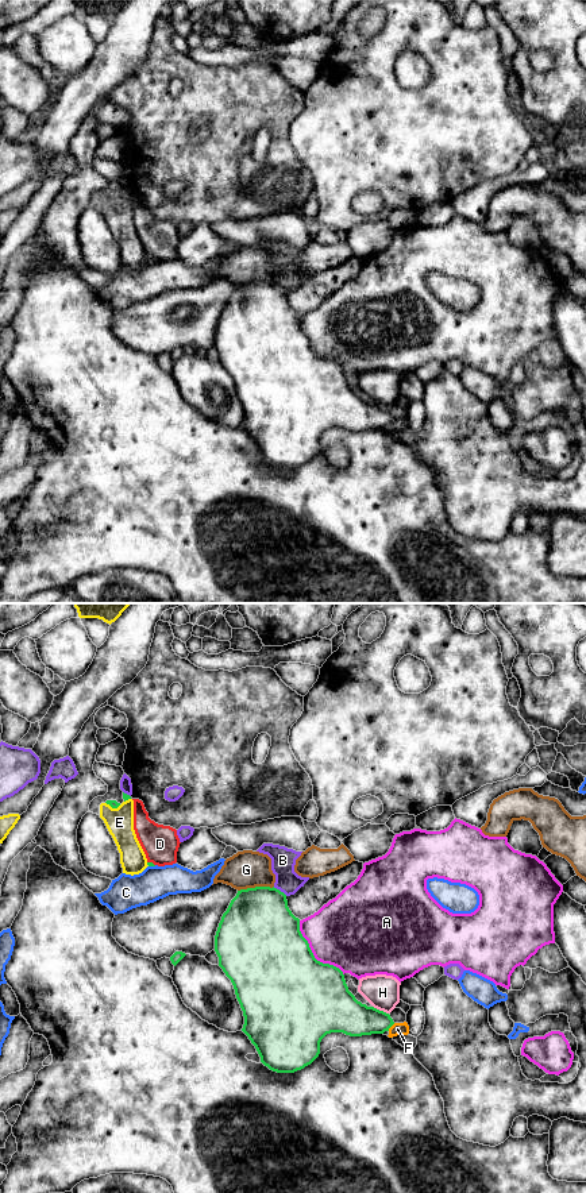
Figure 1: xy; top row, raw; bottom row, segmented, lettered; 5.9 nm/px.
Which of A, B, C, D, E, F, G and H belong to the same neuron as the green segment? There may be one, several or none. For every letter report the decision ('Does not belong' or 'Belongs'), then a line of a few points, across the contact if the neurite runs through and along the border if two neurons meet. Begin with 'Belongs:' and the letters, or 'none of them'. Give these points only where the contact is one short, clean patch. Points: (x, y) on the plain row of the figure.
Belongs: none of them
A: Does not belong
B: Does not belong
C: Does not belong
D: Does not belong
E: Does not belong
F: Does not belong. Line: xy (394, 419), (388, 425)
G: Does not belong
H: Does not belong

